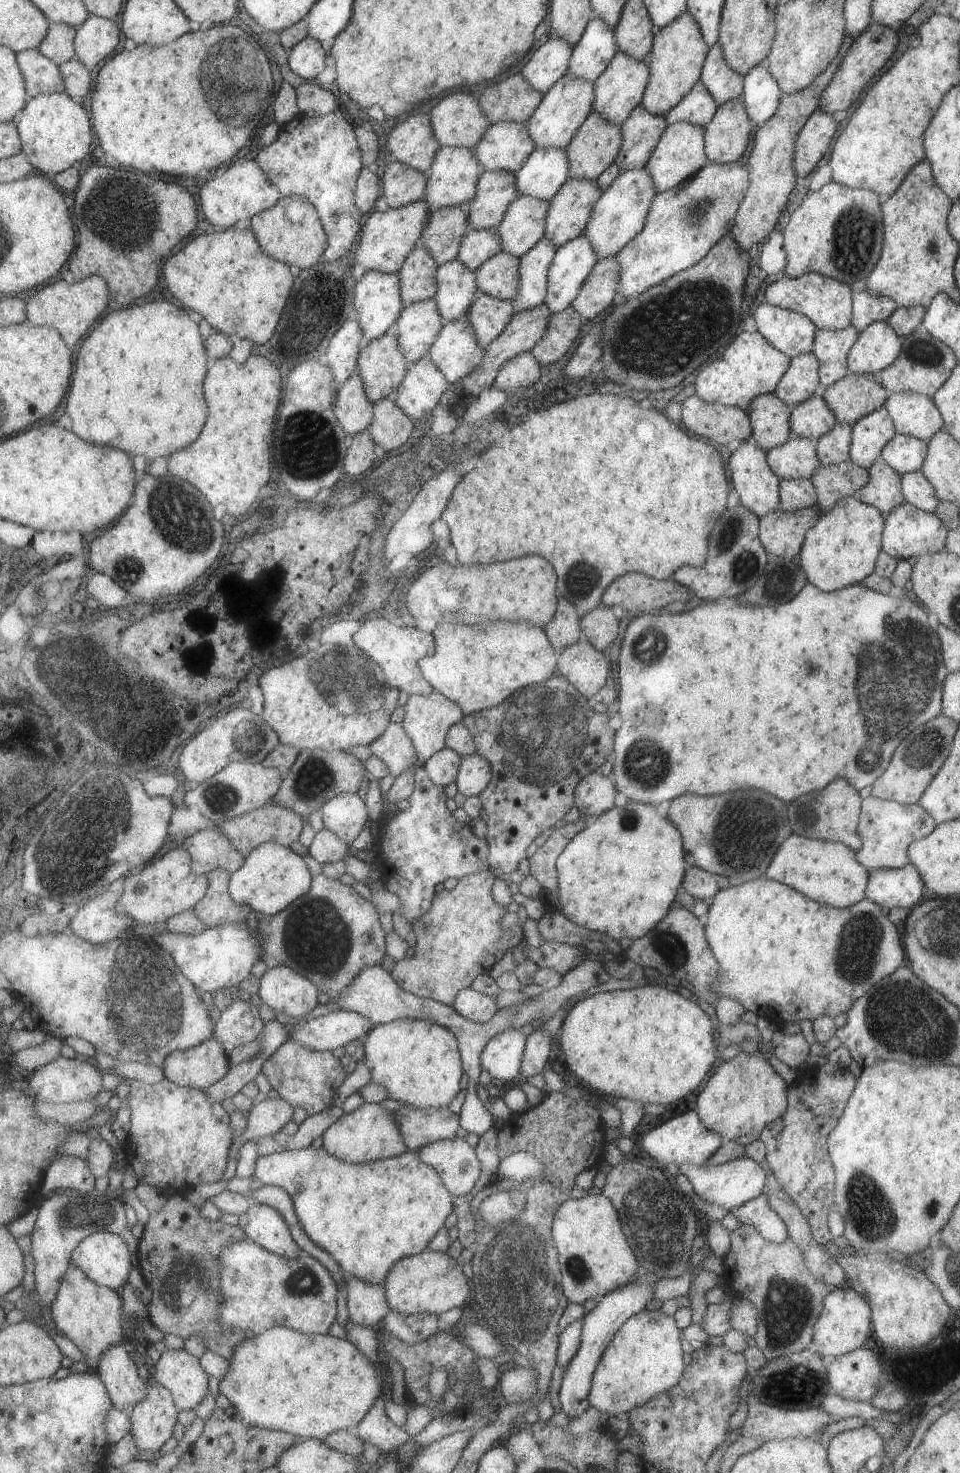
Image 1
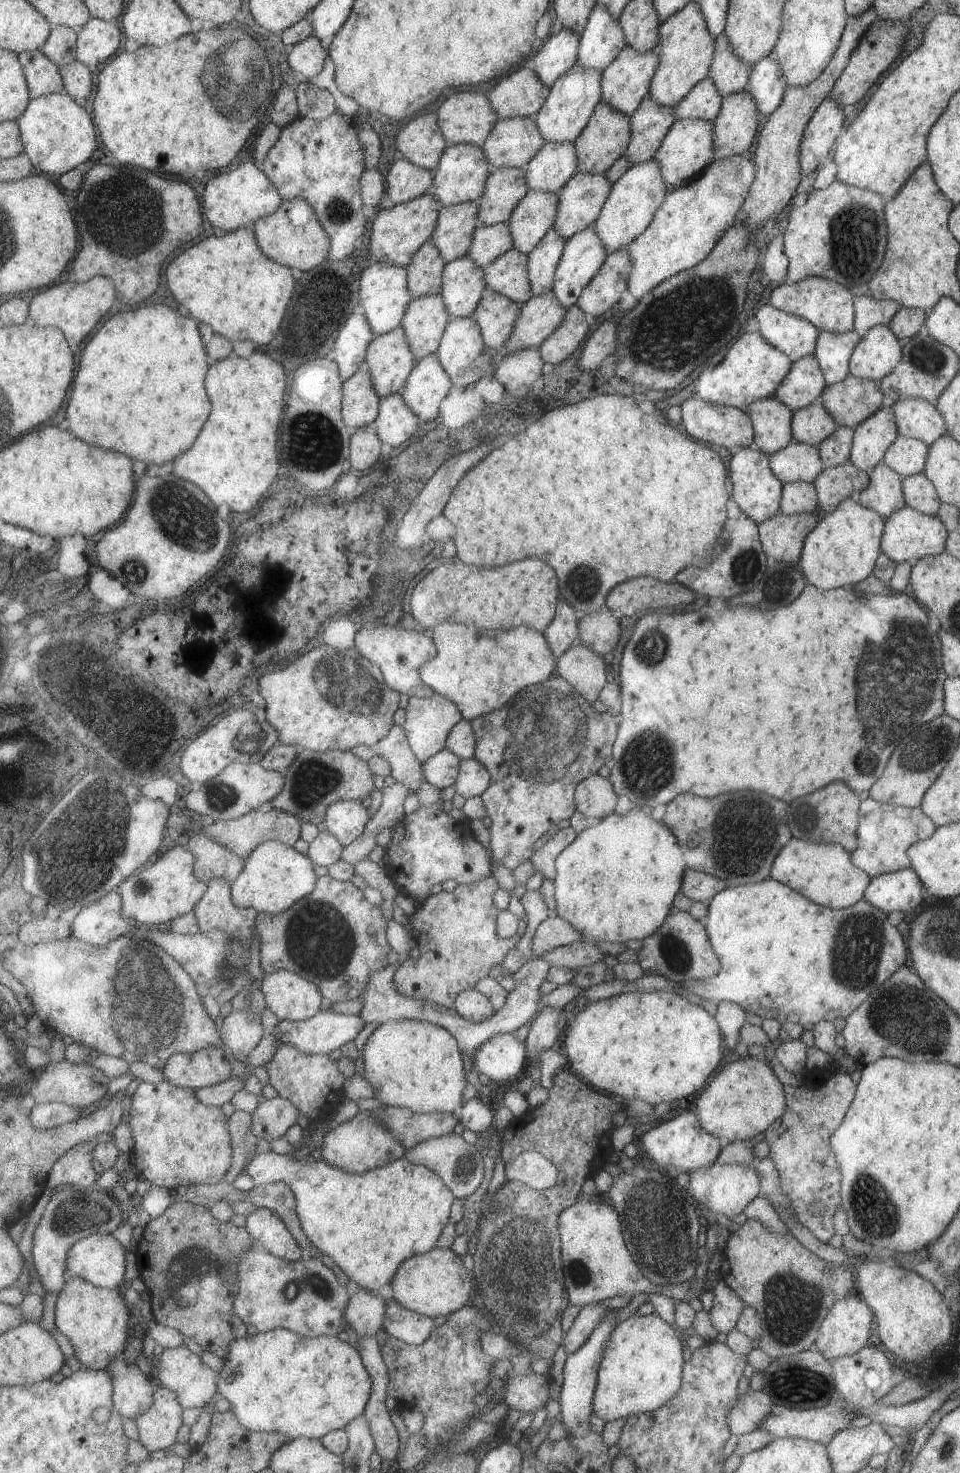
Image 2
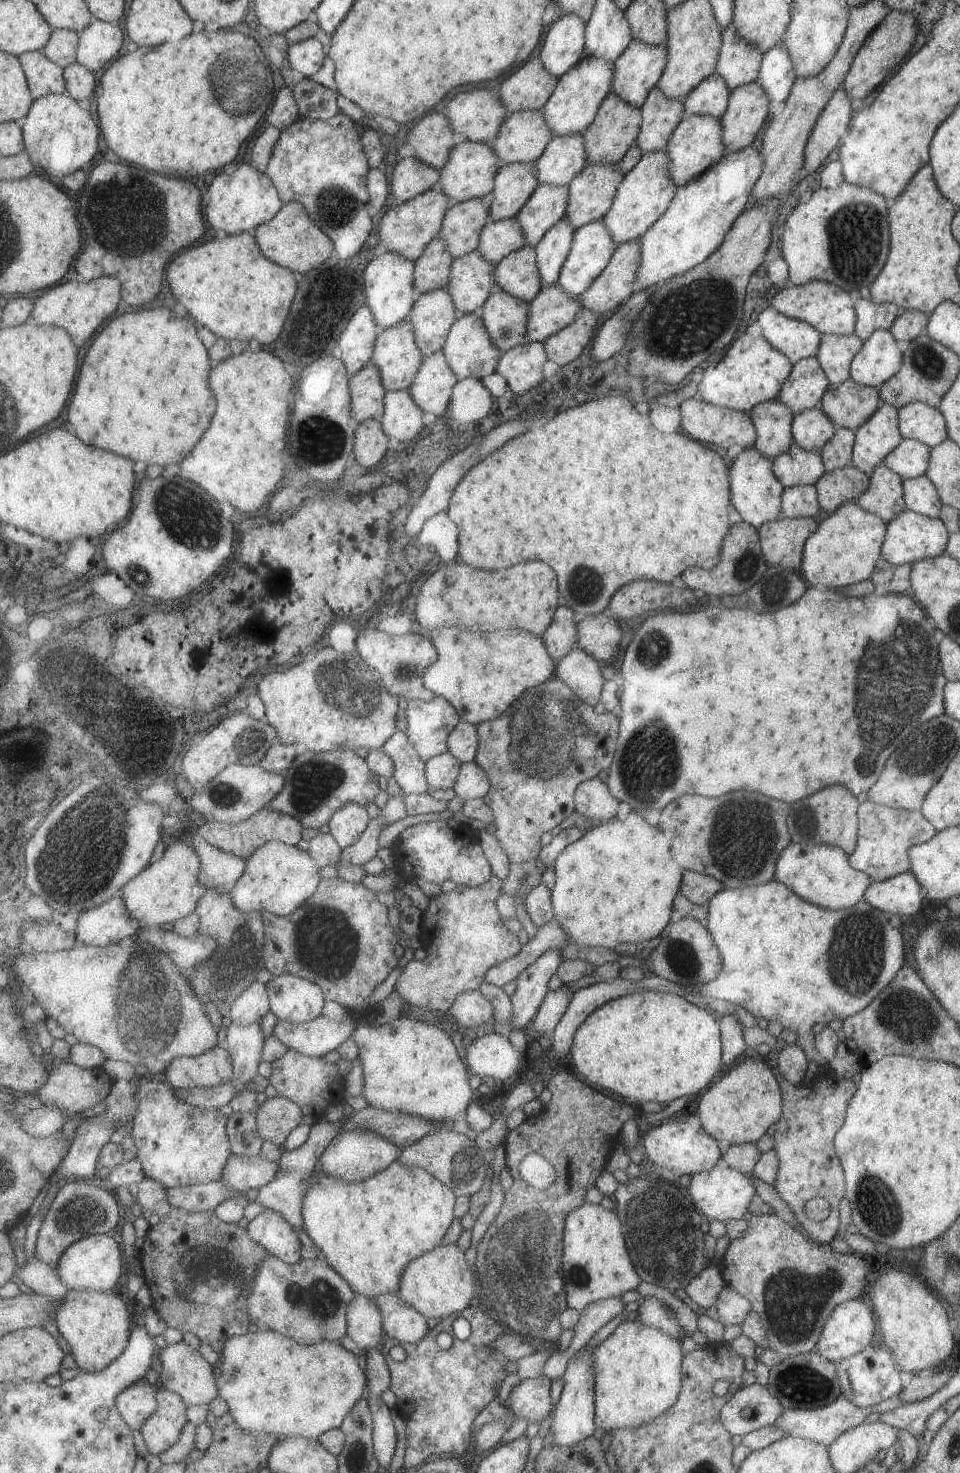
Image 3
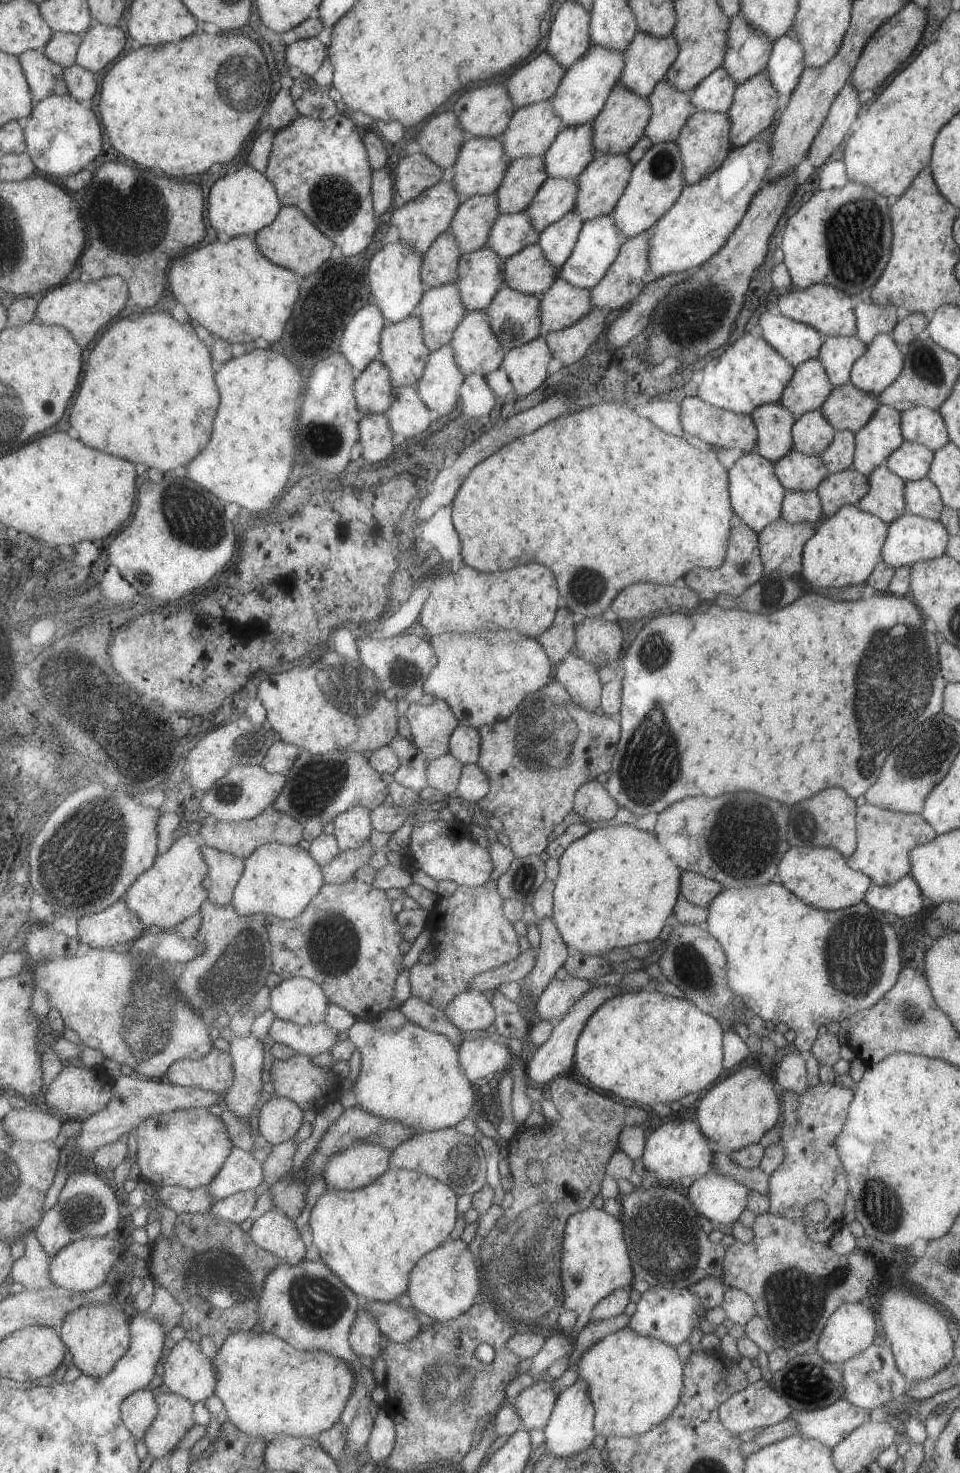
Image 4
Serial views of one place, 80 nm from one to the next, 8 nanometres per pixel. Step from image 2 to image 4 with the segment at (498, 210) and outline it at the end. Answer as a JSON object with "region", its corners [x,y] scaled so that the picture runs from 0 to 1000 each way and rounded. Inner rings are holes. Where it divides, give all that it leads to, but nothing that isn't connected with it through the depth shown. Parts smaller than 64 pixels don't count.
{"region":[[[564,107],[532,109],[525,123],[516,131],[521,145],[536,145],[550,142],[557,130],[570,121]]]}

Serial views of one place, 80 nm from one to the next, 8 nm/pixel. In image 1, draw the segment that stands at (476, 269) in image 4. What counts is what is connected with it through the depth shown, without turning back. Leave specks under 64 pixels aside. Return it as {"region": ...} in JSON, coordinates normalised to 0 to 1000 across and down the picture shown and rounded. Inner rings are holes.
{"region":[[[478,177],[468,177],[458,181],[454,189],[454,203],[464,219],[486,216],[498,198],[495,184]]]}

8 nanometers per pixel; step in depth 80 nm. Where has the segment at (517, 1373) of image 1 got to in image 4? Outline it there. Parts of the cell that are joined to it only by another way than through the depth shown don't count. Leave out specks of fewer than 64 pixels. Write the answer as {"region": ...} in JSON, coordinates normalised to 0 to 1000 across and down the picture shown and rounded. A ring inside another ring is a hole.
{"region":[[[563,936],[551,942],[543,944],[532,953],[547,971],[565,971],[572,965],[579,948],[570,937]]]}

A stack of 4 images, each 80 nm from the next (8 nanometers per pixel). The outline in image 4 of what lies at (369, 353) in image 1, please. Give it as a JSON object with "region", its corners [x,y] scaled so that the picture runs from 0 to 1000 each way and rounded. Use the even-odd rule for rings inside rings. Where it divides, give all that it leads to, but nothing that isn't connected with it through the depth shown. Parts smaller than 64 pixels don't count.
{"region":[[[433,213],[414,220],[404,219],[397,228],[397,240],[395,244],[405,250],[409,262],[430,262],[439,259],[450,242],[450,238],[443,235],[443,228],[439,216]]]}

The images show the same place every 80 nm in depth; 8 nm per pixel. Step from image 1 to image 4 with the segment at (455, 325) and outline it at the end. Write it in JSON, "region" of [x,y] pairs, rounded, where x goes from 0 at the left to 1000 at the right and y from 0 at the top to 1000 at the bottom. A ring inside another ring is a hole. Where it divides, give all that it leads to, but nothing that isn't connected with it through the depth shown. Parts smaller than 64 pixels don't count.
{"region":[[[489,211],[468,235],[474,238],[476,247],[485,256],[491,254],[504,256],[521,251],[525,245],[525,236],[514,227],[504,211]]]}

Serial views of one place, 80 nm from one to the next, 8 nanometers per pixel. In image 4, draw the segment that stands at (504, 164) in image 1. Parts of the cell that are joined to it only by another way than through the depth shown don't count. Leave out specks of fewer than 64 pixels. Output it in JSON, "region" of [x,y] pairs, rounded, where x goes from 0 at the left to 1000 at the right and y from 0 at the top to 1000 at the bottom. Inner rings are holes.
{"region":[[[573,68],[536,73],[529,88],[520,93],[530,109],[543,107],[564,107],[586,88],[578,80]]]}

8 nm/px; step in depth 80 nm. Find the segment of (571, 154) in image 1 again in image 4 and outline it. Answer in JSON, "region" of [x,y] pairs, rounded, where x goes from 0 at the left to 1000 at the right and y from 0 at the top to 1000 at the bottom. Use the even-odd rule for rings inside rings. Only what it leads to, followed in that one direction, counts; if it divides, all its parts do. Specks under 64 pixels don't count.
{"region":[[[645,55],[638,59],[626,76],[616,84],[616,99],[621,106],[625,105],[652,105],[670,92],[670,87],[676,81],[674,66],[668,66],[652,60]]]}

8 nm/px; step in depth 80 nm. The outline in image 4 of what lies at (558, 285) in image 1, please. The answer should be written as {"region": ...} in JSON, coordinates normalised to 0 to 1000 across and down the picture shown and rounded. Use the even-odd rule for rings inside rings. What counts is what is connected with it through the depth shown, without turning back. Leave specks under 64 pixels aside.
{"region":[[[634,146],[624,147],[607,151],[601,164],[597,167],[597,170],[584,181],[581,188],[589,190],[597,196],[607,197],[617,196],[634,183],[634,179],[643,174],[645,167],[650,164],[651,162],[639,153],[639,149],[634,148]]]}

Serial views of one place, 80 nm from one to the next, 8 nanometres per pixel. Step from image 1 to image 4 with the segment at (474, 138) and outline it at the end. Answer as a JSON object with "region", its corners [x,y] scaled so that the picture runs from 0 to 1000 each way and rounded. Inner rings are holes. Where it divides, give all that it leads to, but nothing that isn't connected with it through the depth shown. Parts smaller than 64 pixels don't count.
{"region":[[[511,57],[484,62],[471,75],[488,92],[519,94],[529,88],[536,73],[524,57]]]}

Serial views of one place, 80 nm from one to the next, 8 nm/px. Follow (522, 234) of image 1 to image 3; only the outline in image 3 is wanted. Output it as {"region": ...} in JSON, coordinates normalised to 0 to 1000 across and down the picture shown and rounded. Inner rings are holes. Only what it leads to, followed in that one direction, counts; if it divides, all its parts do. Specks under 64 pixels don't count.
{"region":[[[560,125],[554,134],[543,140],[543,143],[536,147],[541,151],[547,167],[557,168],[566,159],[589,147],[591,140],[591,126],[572,126]]]}

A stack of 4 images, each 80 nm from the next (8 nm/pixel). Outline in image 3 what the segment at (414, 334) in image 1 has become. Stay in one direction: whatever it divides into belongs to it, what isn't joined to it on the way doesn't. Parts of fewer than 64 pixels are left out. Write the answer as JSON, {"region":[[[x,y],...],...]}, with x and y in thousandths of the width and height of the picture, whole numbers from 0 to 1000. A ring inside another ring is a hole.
{"region":[[[467,196],[440,199],[434,202],[426,218],[432,223],[434,235],[441,242],[461,238],[478,215]]]}

